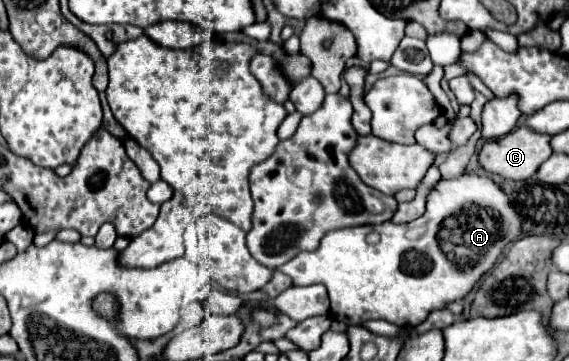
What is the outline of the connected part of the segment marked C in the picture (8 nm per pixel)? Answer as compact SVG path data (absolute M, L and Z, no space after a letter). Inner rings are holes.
M519 126L503 138L489 140L479 154L479 162L491 174L499 174L511 180L529 180L531 176L535 176L541 162L545 162L553 154L549 146L549 138L551 138L549 134L539 134L539 132L533 132L529 126Z

